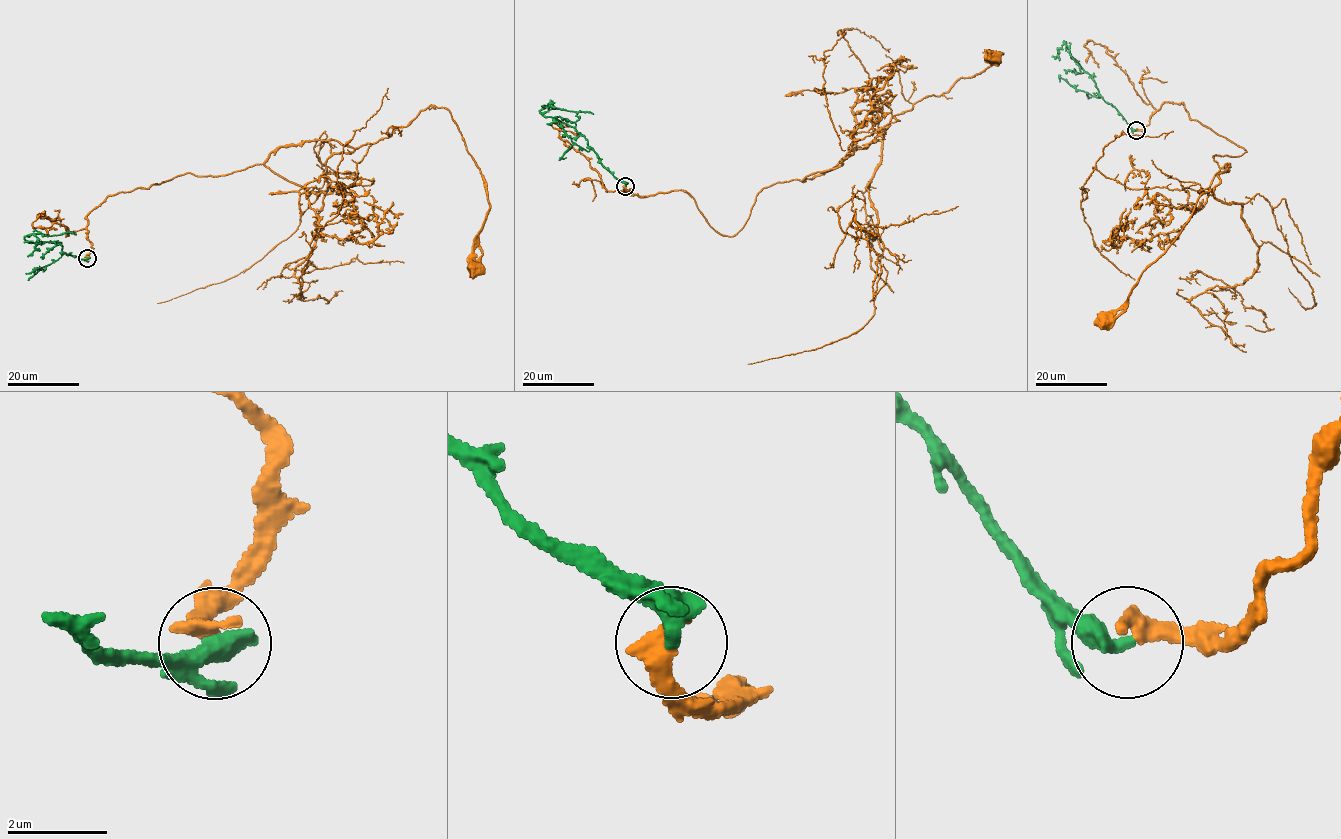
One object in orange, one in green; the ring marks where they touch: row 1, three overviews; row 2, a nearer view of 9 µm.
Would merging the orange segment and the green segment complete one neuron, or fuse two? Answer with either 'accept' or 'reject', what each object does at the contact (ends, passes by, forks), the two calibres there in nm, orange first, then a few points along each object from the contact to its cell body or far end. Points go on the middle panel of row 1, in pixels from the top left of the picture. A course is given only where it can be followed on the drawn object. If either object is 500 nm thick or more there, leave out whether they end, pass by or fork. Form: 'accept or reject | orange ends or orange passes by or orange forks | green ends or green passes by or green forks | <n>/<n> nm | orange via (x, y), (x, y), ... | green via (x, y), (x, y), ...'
accept | orange ends | green ends | 420/420 nm | orange via (625, 186), (682, 190), (734, 235), (763, 188), (835, 169), (894, 115), (1002, 53), (994, 60) | green via (625, 186), (601, 163), (573, 127), (539, 111), (550, 106), (593, 114)

